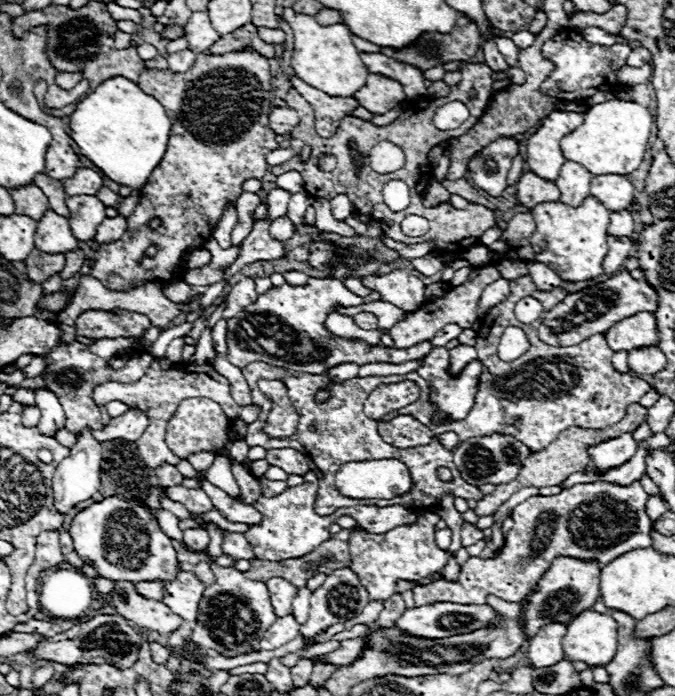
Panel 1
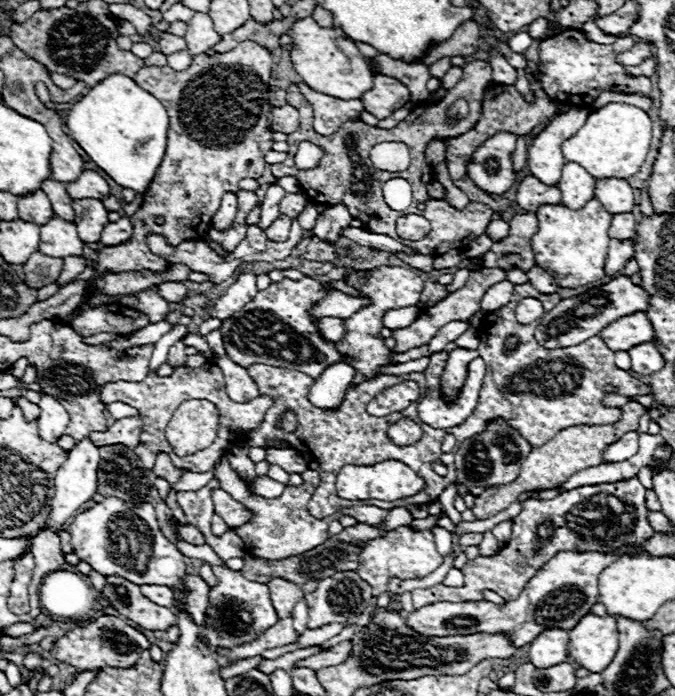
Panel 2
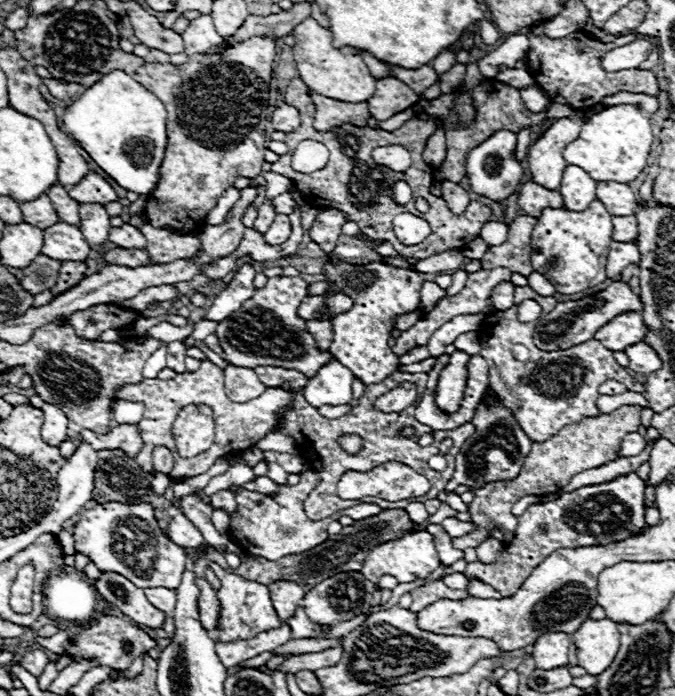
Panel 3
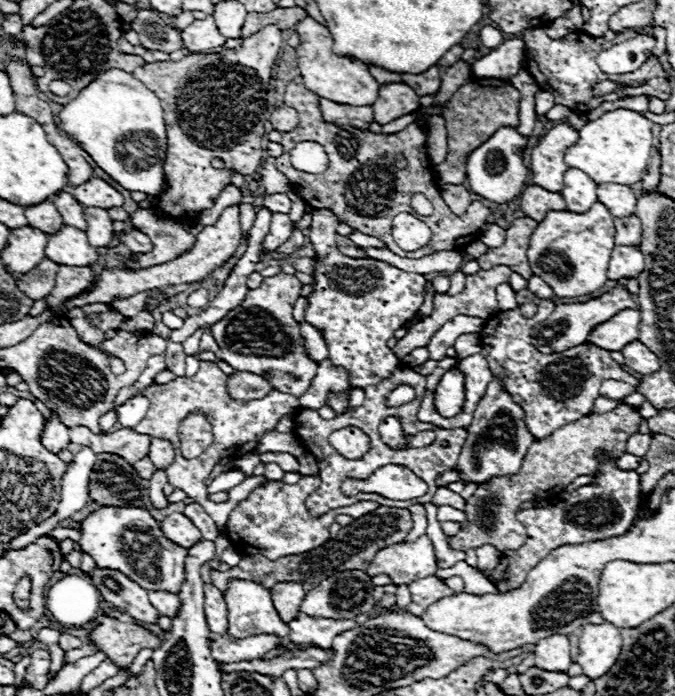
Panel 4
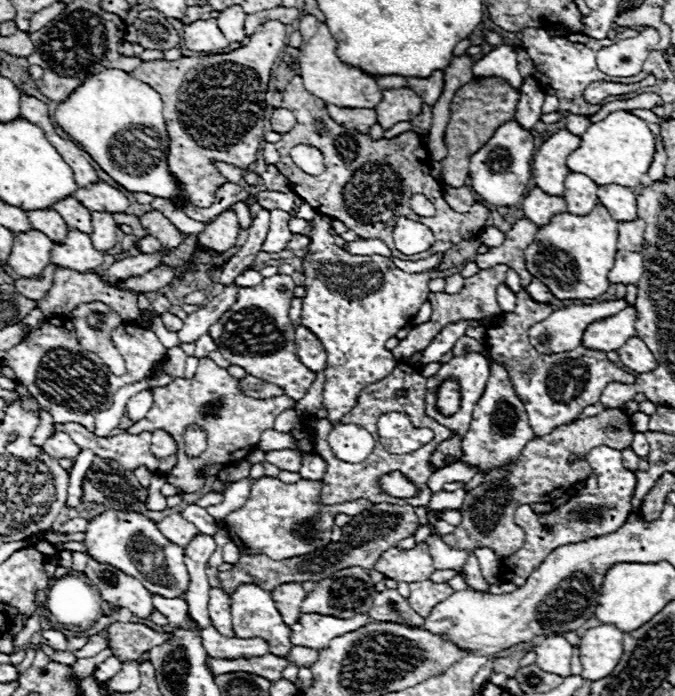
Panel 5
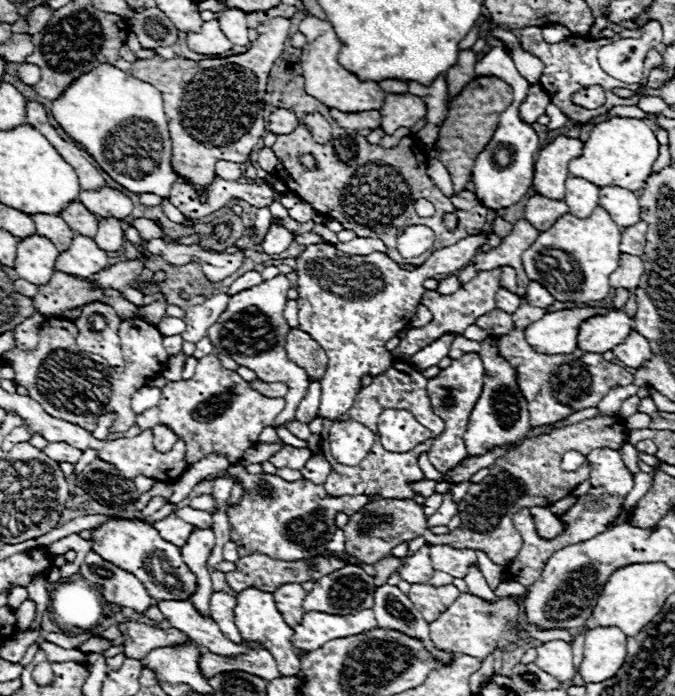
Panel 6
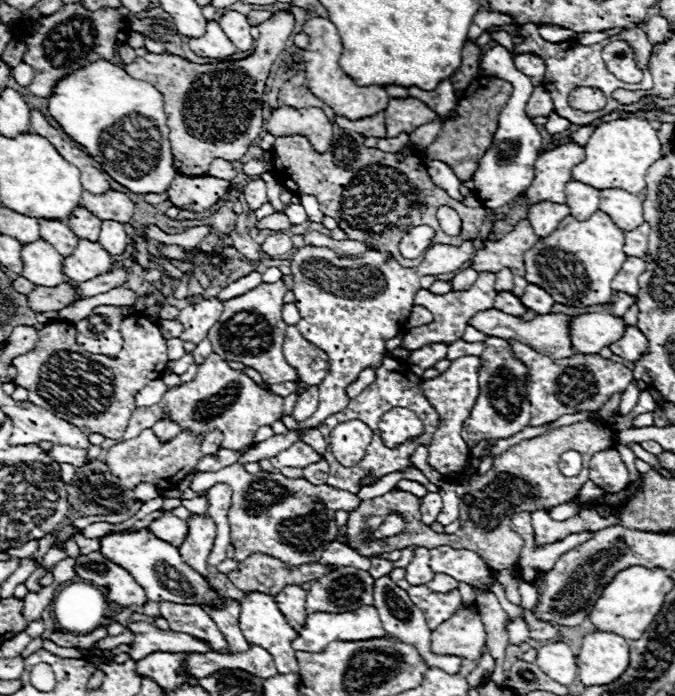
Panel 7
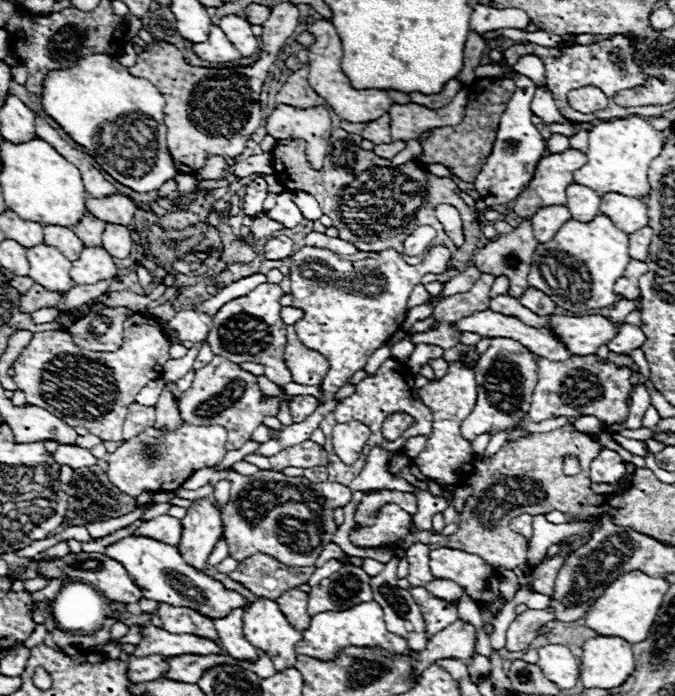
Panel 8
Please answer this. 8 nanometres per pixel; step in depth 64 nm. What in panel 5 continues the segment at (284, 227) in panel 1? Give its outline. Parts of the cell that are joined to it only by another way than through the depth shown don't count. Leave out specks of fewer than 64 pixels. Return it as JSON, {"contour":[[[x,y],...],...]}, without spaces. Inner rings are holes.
{"contour":[[[270,210],[270,232],[262,244],[264,252],[280,252],[286,242],[292,240],[292,232],[288,228],[288,220],[292,216],[284,210]]]}

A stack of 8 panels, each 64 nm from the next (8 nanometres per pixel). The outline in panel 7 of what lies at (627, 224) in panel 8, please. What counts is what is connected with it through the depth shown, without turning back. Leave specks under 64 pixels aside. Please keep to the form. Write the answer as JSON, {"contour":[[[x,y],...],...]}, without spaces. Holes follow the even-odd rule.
{"contour":[[[620,188],[600,190],[600,210],[608,212],[614,224],[618,224],[622,230],[636,228],[644,222],[642,200]]]}

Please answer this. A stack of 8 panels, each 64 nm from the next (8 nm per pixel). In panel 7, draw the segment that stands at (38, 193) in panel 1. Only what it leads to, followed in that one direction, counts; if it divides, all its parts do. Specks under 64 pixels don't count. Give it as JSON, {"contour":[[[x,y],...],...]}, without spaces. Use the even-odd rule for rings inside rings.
{"contour":[[[38,218],[40,224],[40,238],[48,240],[48,244],[54,244],[54,248],[62,256],[70,256],[72,250],[78,244],[76,234],[68,228],[66,222],[60,220],[48,220],[48,218]]]}

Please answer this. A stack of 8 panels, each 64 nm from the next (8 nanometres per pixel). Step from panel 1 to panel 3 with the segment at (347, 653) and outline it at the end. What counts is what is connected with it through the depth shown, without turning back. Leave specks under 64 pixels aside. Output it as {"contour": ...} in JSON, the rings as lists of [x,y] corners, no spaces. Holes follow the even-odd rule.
{"contour":[[[342,646],[328,648],[322,652],[312,652],[312,654],[300,654],[300,656],[292,656],[290,660],[286,660],[278,670],[282,670],[282,672],[298,672],[298,670],[316,672],[318,668],[338,664],[340,656],[342,656]]]}

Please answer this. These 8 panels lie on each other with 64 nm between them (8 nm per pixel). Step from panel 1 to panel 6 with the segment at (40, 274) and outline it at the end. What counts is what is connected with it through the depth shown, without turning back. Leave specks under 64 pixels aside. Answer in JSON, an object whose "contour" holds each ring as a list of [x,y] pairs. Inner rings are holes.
{"contour":[[[18,278],[18,280],[14,280],[14,290],[20,292],[20,294],[24,294],[24,296],[28,296],[28,298],[32,298],[32,296],[38,294],[40,286],[36,286],[36,284],[28,282],[28,280],[20,280],[20,278]]]}

